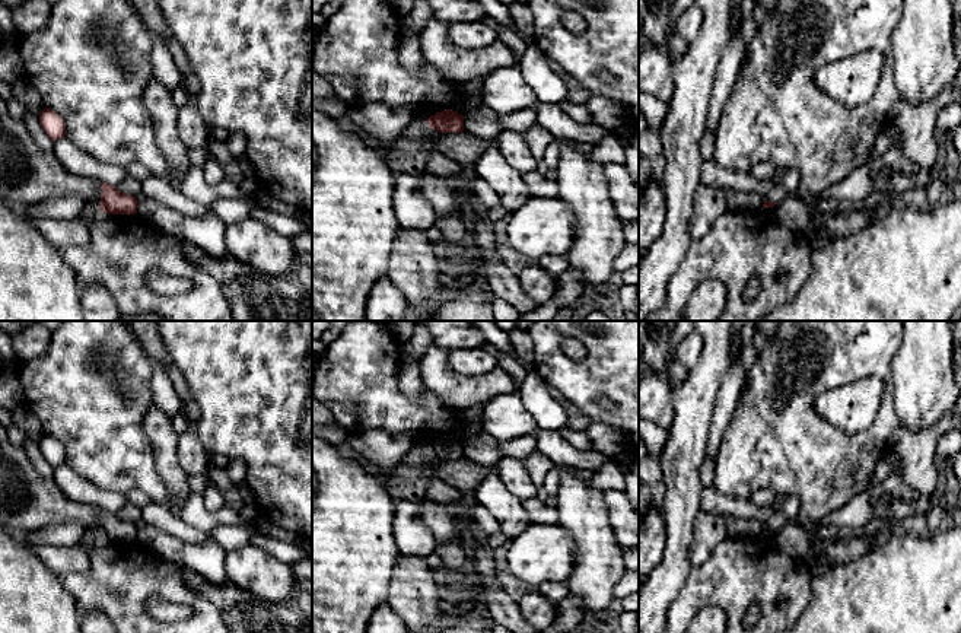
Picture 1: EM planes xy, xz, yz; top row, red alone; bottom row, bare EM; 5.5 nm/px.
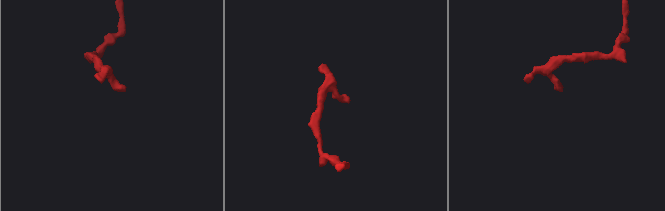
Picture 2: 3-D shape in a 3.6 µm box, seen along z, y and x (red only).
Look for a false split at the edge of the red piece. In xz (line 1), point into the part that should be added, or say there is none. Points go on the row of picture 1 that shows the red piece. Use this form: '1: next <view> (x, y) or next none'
1: next none

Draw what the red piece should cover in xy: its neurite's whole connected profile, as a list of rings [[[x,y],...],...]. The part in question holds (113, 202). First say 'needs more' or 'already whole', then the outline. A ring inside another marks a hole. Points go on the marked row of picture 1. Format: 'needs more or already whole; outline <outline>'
already whole; outline [[[101,182],[101,203],[99,209],[109,214],[136,214],[139,201],[134,195],[120,193],[117,187]]]

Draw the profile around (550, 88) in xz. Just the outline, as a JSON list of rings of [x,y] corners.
[[[537,44],[526,45],[518,66],[540,102],[560,104],[566,99],[567,86],[564,80],[550,69],[545,54]]]

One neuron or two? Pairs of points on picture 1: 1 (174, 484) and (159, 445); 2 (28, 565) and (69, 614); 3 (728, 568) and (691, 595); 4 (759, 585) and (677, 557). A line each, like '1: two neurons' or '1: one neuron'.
1: one neuron
2: one neuron
3: one neuron
4: two neurons

